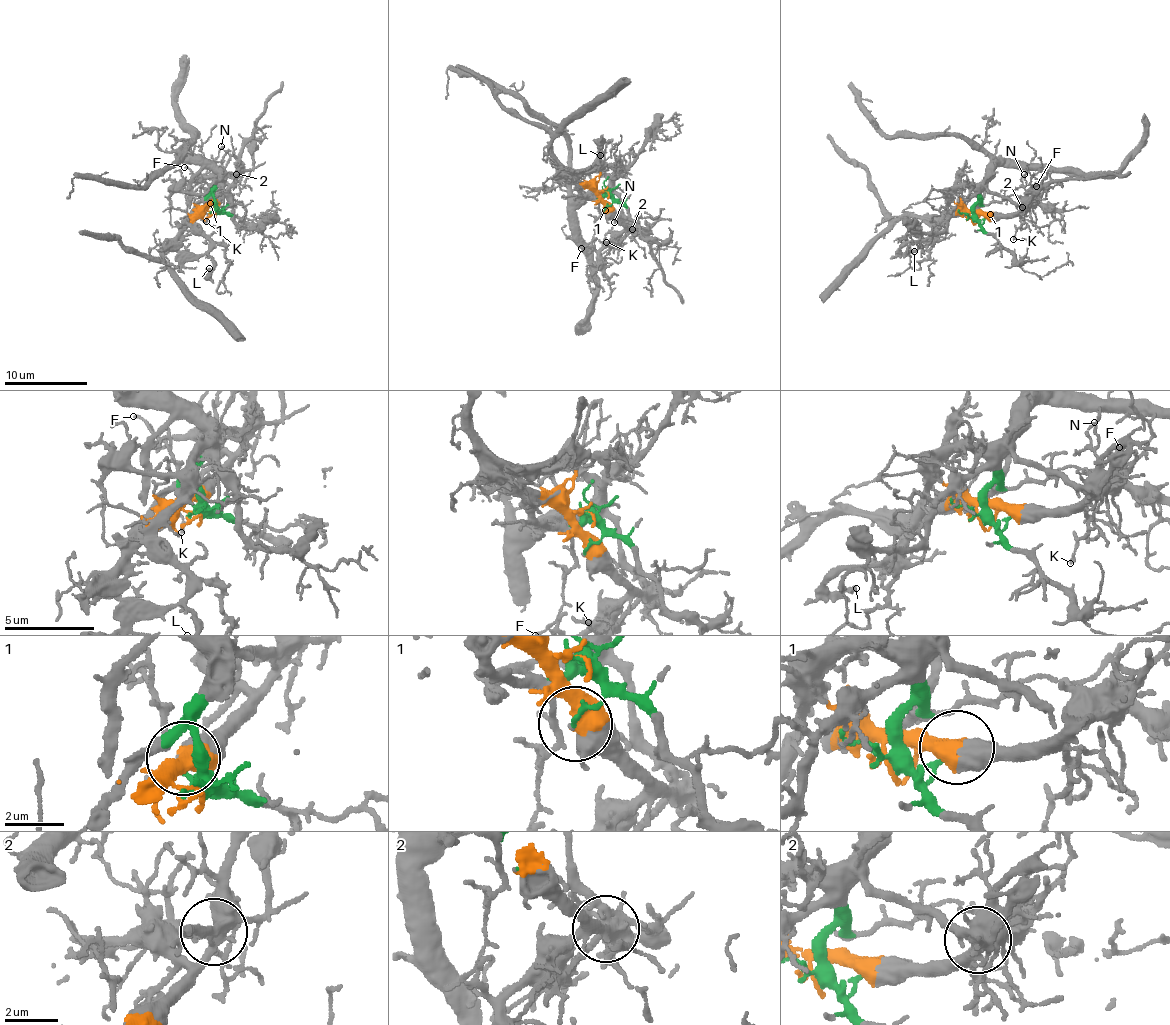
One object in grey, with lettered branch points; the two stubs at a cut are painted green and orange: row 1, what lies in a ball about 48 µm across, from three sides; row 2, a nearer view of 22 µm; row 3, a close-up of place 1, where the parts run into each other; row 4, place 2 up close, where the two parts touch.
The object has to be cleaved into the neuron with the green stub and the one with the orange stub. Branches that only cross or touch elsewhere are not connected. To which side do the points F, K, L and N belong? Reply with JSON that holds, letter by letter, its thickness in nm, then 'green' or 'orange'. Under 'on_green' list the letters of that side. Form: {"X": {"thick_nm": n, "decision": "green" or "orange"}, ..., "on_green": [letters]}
{"F": {"thick_nm": 130, "decision": "green"}, "K": {"thick_nm": 130, "decision": "orange"}, "L": {"thick_nm": 170, "decision": "green"}, "N": {"thick_nm": 160, "decision": "orange"}, "on_green": ["F", "L"]}

